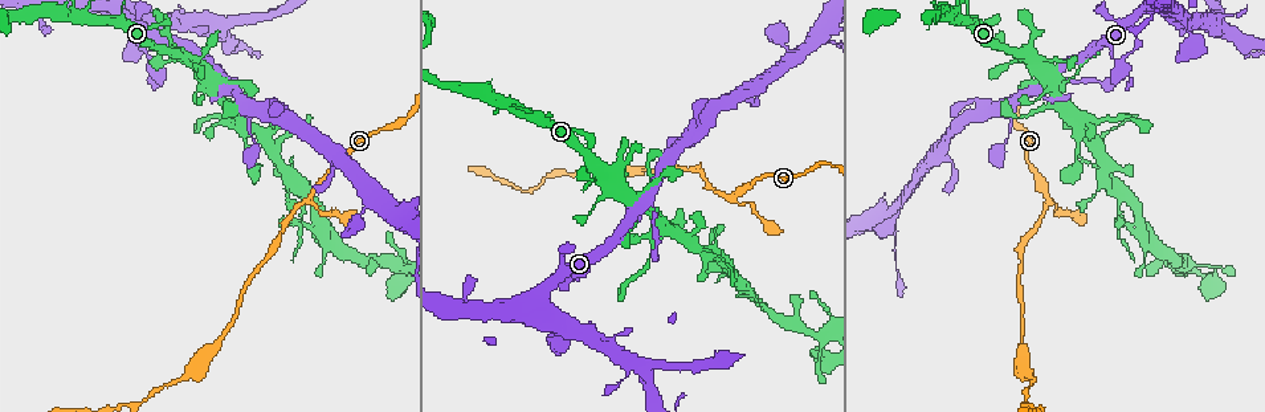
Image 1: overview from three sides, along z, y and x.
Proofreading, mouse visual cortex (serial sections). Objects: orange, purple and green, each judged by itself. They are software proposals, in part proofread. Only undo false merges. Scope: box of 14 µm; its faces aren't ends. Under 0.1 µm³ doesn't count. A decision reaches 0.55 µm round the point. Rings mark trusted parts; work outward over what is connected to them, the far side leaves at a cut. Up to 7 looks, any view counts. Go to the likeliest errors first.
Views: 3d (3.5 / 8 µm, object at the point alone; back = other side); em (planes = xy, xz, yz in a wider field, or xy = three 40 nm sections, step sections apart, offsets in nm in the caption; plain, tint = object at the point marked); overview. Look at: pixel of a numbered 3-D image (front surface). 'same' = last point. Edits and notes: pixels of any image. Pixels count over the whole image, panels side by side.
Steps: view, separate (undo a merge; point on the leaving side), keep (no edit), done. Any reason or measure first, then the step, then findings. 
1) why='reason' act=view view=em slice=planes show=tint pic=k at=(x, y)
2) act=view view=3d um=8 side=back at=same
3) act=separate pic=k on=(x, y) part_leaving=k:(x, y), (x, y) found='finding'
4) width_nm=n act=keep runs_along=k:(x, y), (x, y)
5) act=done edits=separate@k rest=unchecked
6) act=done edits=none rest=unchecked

why='thick turns thin' act=view view=3d um=3.5 pic=1 at=(547, 114)

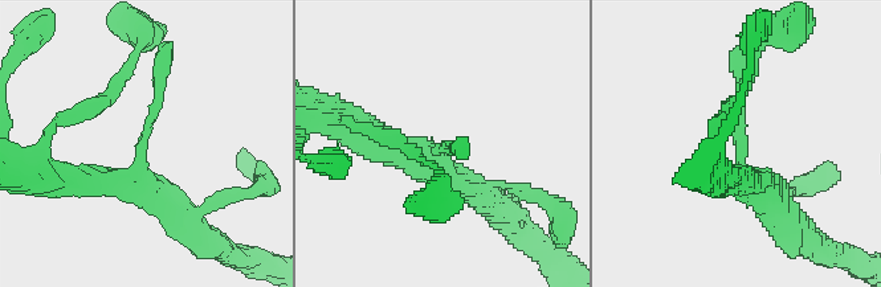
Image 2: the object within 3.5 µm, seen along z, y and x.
act=view view=em slice=xy step=3 show=tint pic=2 at=(738, 153)

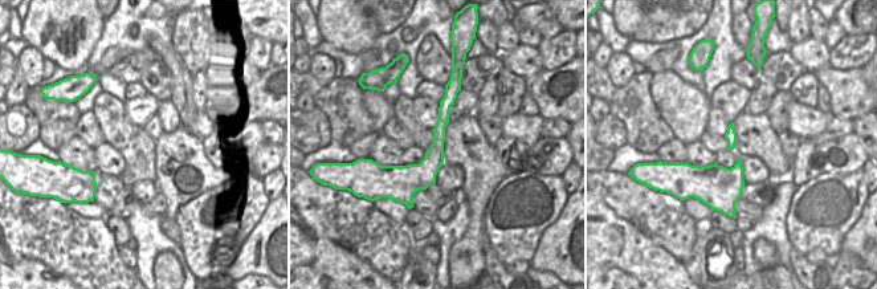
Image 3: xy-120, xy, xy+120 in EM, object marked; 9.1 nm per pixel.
width_nm=190 act=keep runs_along=3:(451, 90), (435, 157), (408, 195) found='all the same cell'

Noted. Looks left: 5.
act=view view=3d um=3.5 pic=1 at=(937, 14)

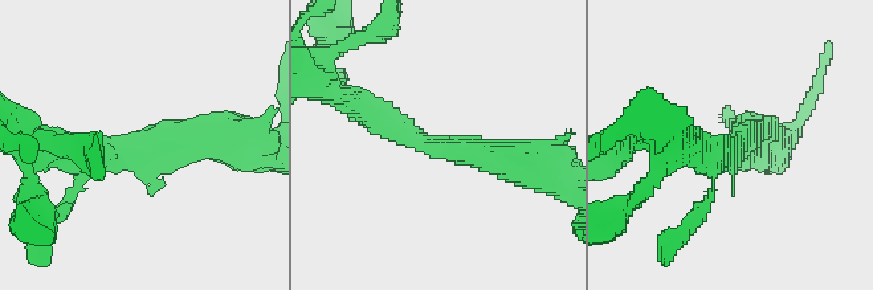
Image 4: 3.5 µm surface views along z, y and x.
why='need the tissue' act=view view=em slice=planes show=tint pic=4 at=(735, 145)

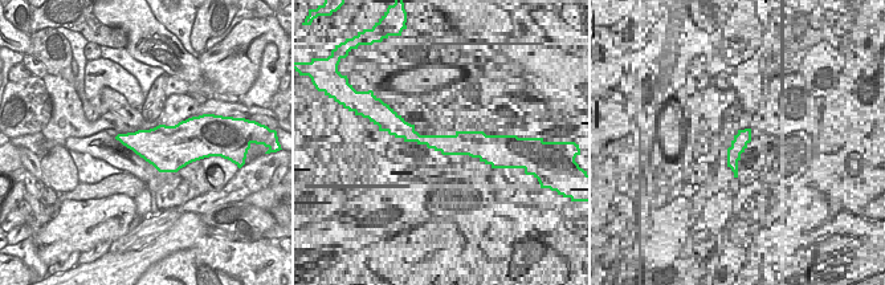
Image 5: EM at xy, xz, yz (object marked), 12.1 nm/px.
act=keep runs_along=4:(211, 134), (105, 155), (76, 196) found='one cell here'

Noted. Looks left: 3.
why='three arms meet' act=view view=3d um=8 pic=1 at=(1049, 198)

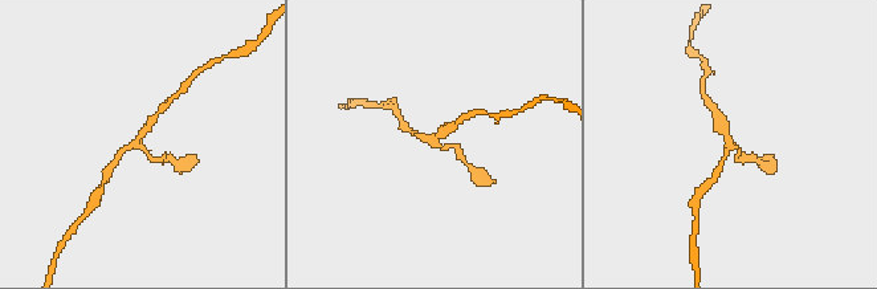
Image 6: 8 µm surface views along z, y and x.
why='shape alone is not enough' act=view view=em slice=xy step=1 show=tint pic=6 at=(136, 146)

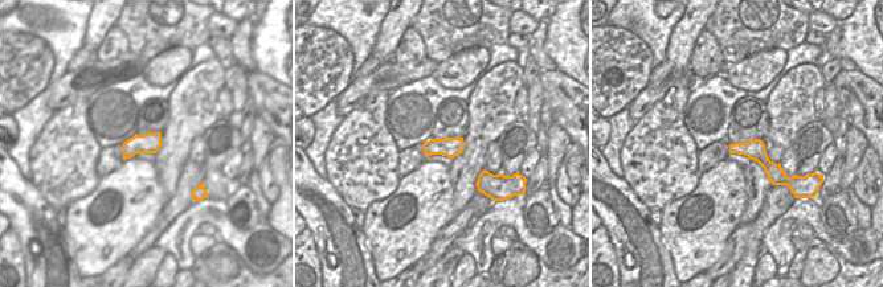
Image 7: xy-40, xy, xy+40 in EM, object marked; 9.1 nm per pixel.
arms=3 act=keep runs_along=6:(156, 114), (110, 169) found='continuous, no second cell'

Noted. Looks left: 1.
act=done edits=none rest=unchecked

